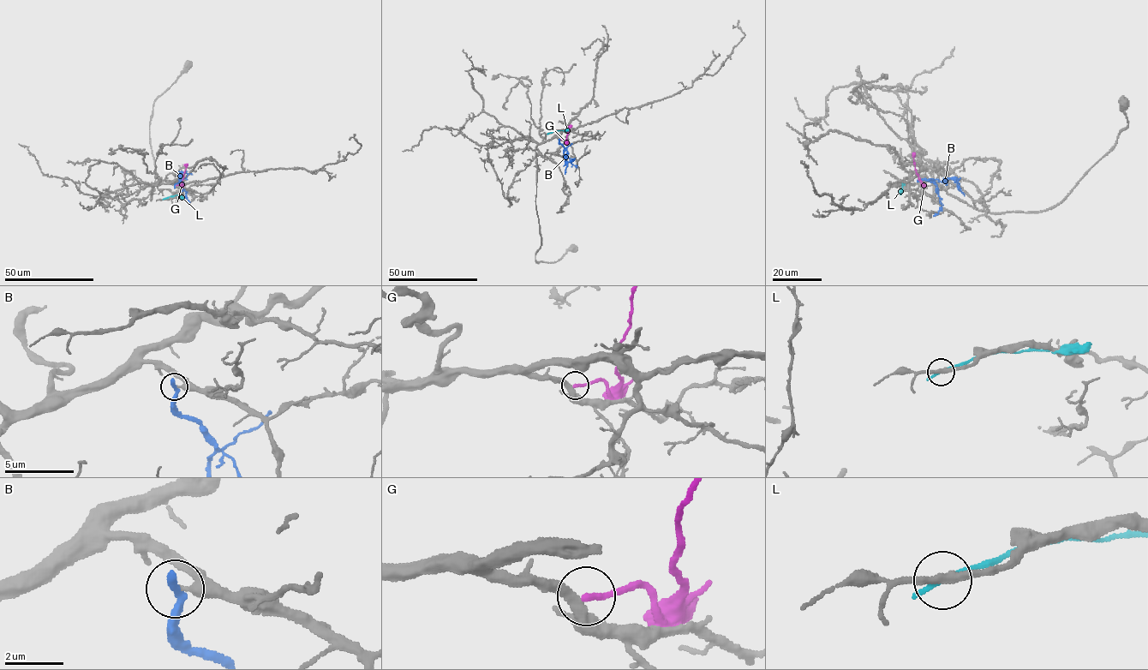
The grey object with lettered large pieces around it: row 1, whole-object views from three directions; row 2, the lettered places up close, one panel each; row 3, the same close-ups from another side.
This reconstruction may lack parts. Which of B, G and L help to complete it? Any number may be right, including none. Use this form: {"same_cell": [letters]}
{"same_cell": []}

